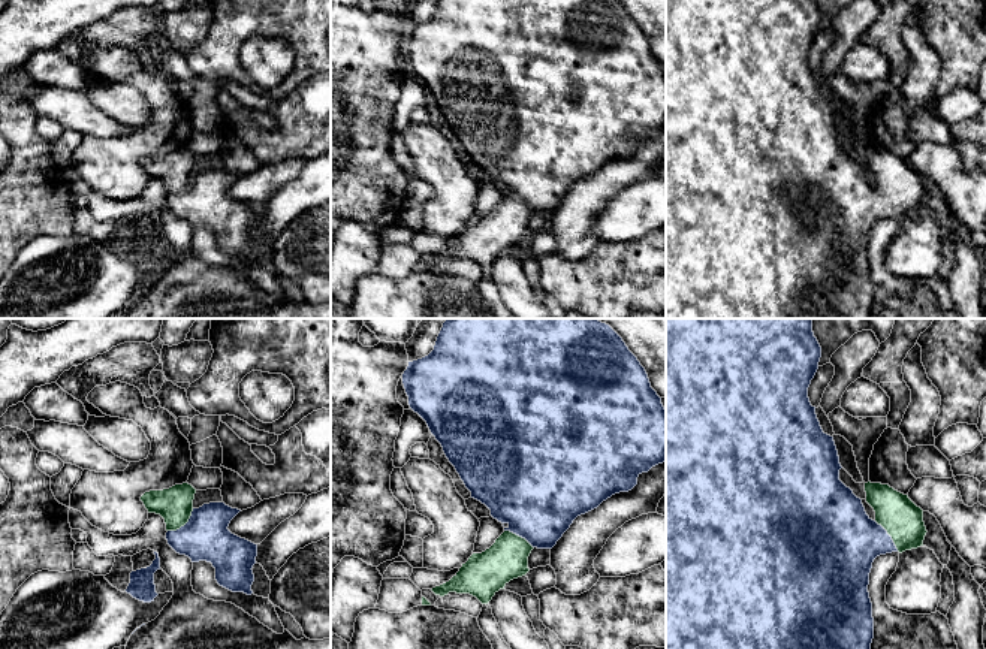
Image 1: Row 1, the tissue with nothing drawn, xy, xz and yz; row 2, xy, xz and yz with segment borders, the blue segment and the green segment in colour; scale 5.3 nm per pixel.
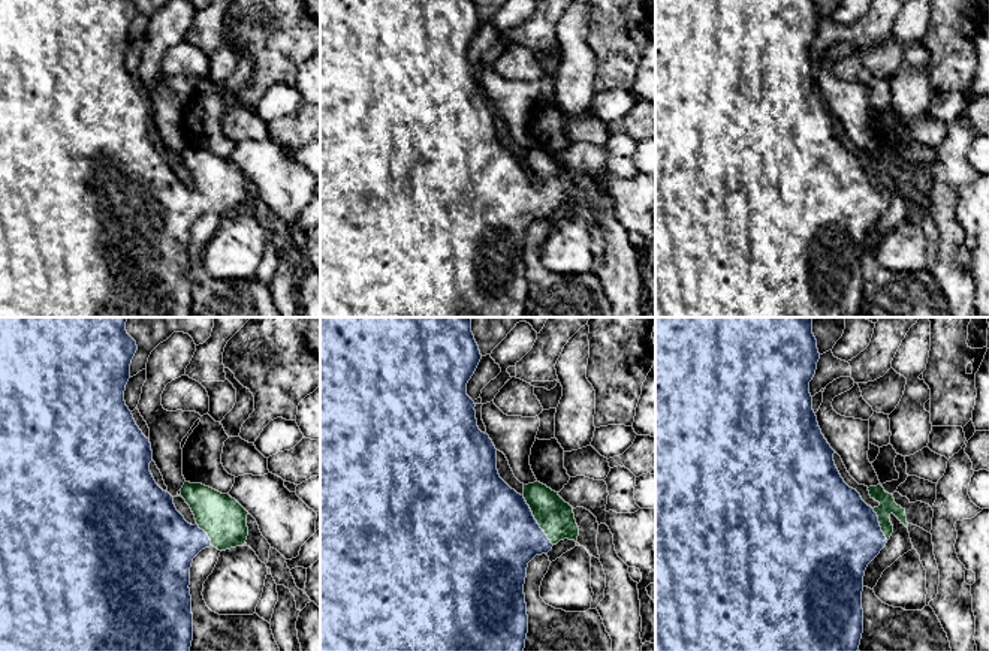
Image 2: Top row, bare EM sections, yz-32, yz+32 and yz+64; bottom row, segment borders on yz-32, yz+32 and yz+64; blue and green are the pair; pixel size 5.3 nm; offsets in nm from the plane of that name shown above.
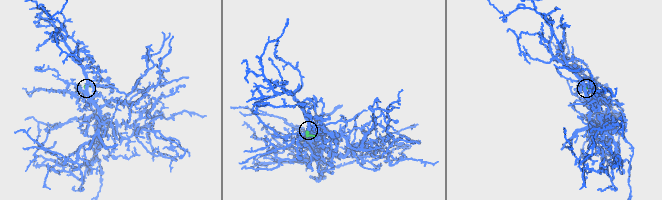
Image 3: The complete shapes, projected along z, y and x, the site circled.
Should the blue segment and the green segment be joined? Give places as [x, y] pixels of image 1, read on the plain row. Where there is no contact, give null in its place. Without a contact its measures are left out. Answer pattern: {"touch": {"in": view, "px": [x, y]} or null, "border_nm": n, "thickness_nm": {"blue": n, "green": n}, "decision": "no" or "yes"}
{"touch": {"in": "xy", "px": [184, 190]}, "border_nm": 190, "thickness_nm": {"blue": 260, "green": 190}, "decision": "yes"}

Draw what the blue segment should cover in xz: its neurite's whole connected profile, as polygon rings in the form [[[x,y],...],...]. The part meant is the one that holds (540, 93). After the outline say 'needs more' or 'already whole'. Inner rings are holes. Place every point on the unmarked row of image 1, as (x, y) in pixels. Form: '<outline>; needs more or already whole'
[[[438,0],[428,21],[408,27],[402,49],[410,73],[426,87],[446,123],[471,157],[471,163],[485,169],[494,184],[509,190],[489,214],[473,218],[449,247],[431,254],[440,262],[449,257],[470,259],[482,269],[488,269],[510,245],[530,236],[528,221],[534,212],[552,214],[578,181],[597,173],[615,159],[631,156],[642,138],[666,126],[666,73],[651,52],[645,33],[619,0]]]; needs more

